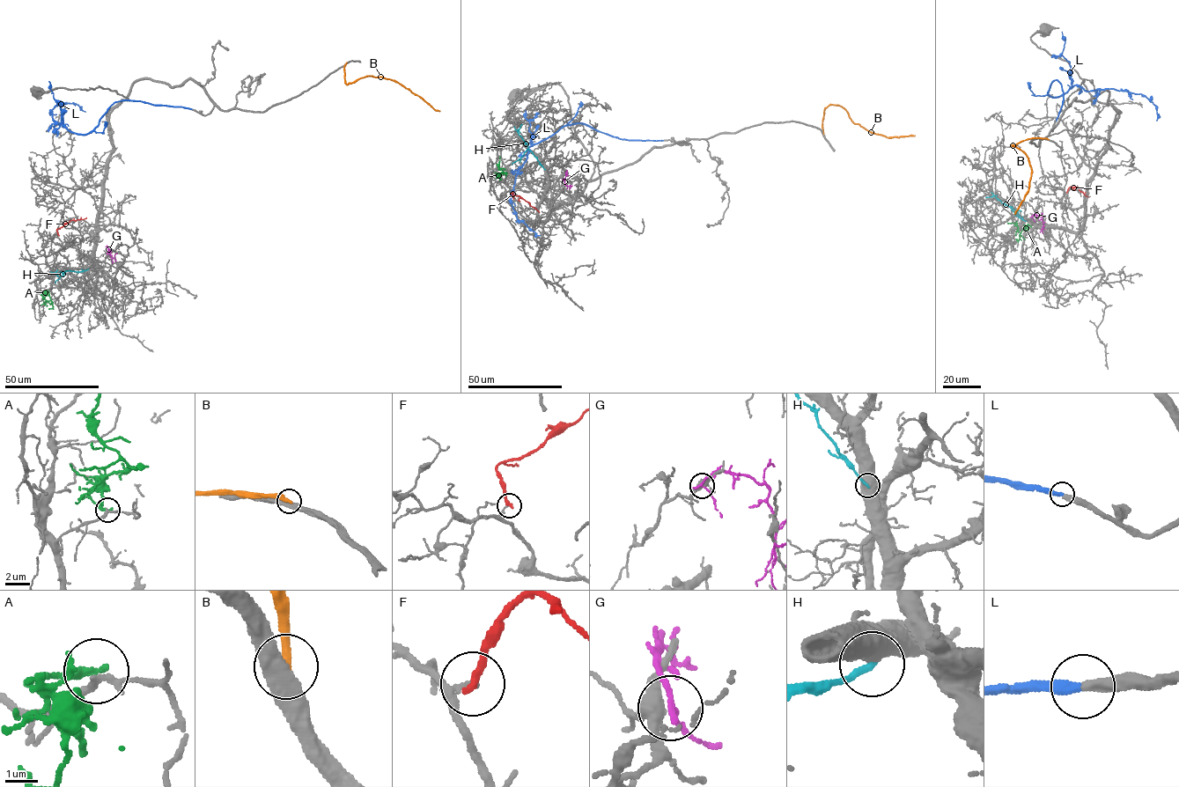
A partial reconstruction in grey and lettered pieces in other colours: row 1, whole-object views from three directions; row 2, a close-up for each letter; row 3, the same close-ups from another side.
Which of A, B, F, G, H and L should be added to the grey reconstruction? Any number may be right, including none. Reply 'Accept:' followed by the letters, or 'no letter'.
Accept: L

